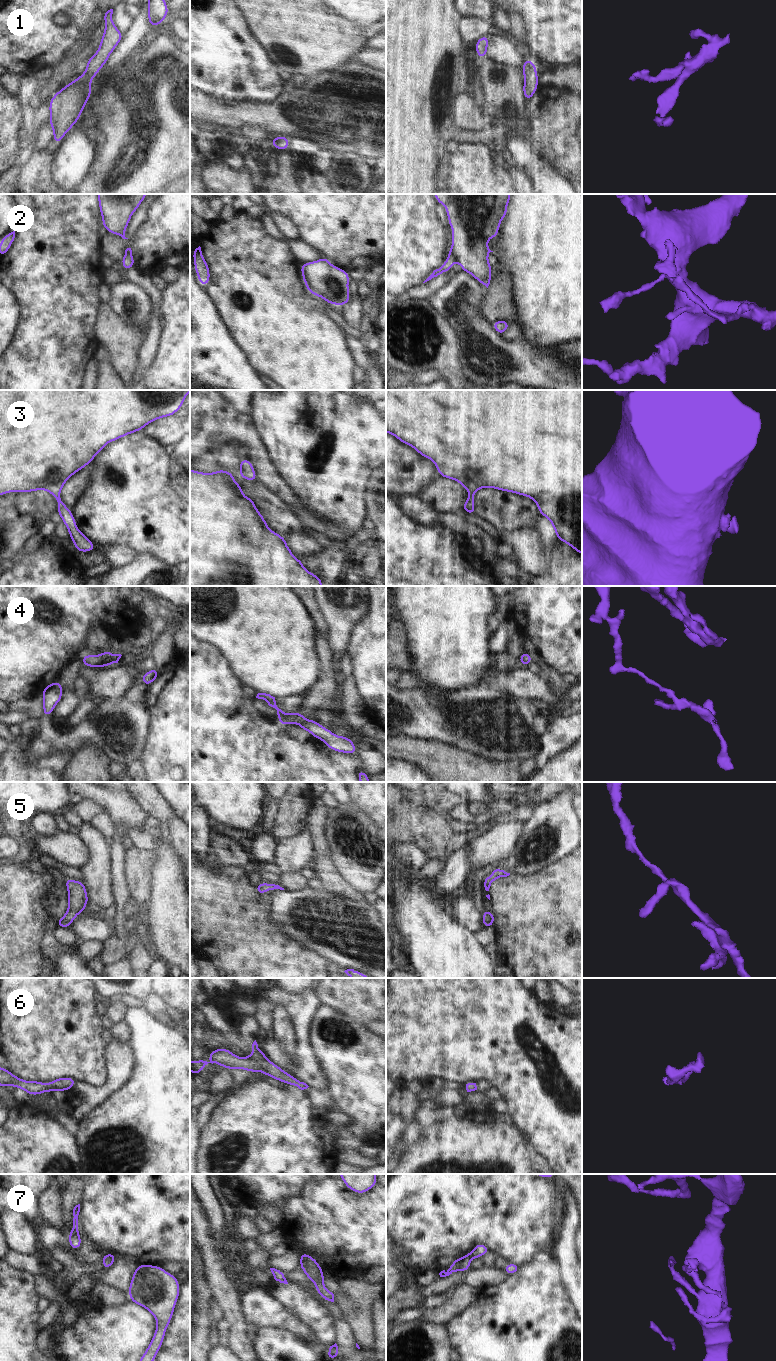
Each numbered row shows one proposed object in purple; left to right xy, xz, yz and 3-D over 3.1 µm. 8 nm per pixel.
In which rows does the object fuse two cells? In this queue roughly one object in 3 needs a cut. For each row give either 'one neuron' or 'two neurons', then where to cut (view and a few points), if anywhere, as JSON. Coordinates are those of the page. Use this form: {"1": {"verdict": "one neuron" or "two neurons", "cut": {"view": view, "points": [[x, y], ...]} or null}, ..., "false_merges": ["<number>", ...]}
{"1": {"verdict": "one neuron", "cut": null}, "2": {"verdict": "two neurons", "cut": {"view": "yz", "points": [[450, 248], [456, 260]]}}, "3": {"verdict": "one neuron", "cut": null}, "4": {"verdict": "two neurons", "cut": {"view": "xy", "points": [[111, 654], [99, 666]]}}, "5": {"verdict": "one neuron", "cut": null}, "6": {"verdict": "one neuron", "cut": null}, "7": {"verdict": "two neurons", "cut": {"view": "yz", "points": [[467, 1254], [471, 1259]]}}, "false_merges": ["2", "4", "7"]}

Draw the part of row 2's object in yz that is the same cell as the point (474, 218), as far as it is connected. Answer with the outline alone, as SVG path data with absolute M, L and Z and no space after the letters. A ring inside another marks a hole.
M433 194L438 204L446 208L448 224L452 228L451 251L456 256L462 271L470 273L479 283L487 288L493 280L491 270L494 269L488 261L491 251L488 240L498 236L503 218L507 216L507 206L511 194Z

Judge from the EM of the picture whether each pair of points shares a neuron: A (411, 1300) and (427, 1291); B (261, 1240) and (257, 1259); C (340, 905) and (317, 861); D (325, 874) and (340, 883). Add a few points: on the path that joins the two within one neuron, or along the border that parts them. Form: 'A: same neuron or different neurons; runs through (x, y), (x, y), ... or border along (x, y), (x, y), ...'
A: different neurons; border along (421, 1287), (421, 1293), (424, 1298)
B: same neuron; runs through (261, 1245), (261, 1254)
C: different neurons; border along (321, 888), (347, 896), (355, 901)
D: same neuron; runs through (329, 877), (336, 883)

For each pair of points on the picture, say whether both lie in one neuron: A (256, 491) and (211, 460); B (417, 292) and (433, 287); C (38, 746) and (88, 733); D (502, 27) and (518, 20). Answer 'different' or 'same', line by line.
A: same
B: same
C: same
D: different

